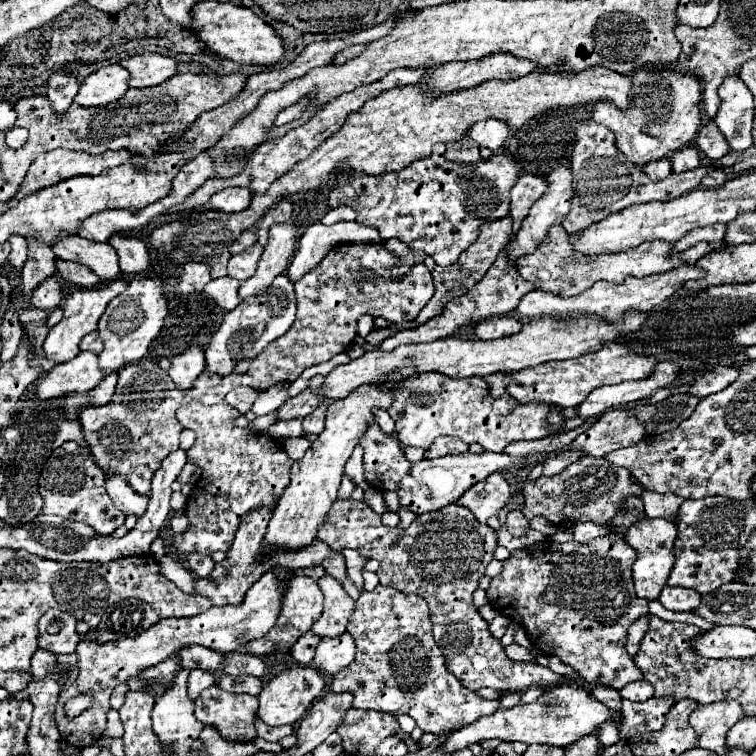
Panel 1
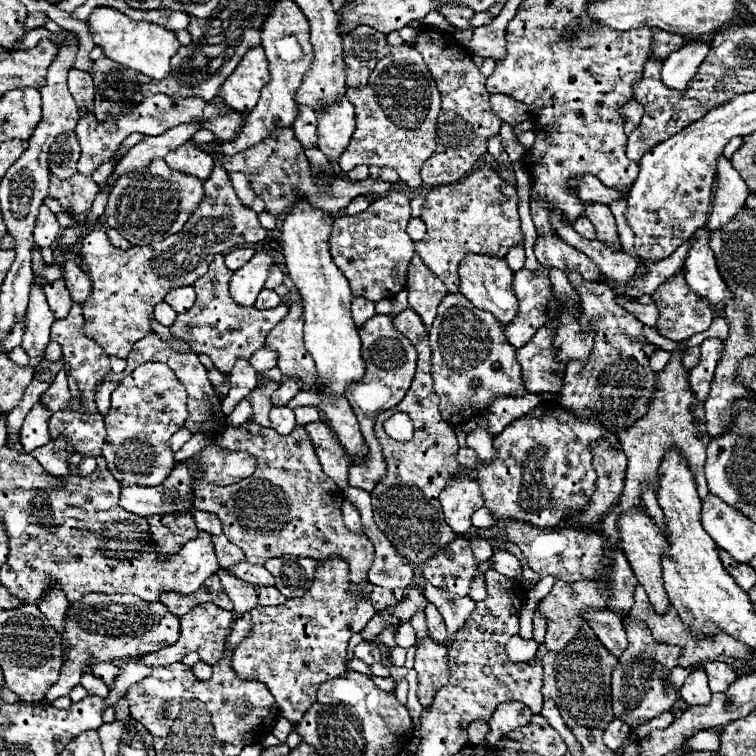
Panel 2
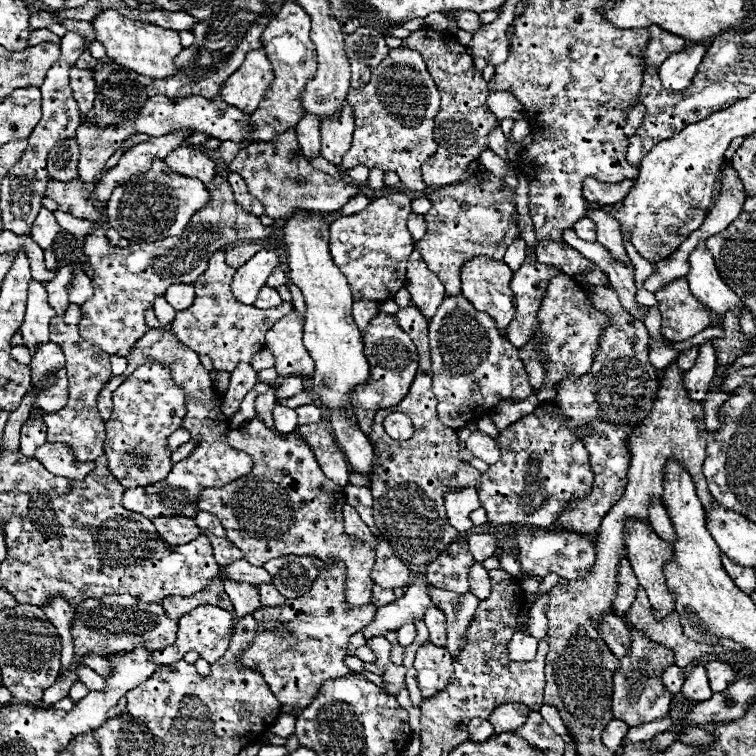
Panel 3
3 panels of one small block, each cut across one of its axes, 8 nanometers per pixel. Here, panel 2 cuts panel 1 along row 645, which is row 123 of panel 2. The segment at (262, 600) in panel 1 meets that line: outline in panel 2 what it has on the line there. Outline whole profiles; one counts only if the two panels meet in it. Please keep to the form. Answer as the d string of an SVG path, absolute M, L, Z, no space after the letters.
M162 94L148 96L134 110L120 114L116 118L108 118L104 122L98 122L94 116L82 116L76 128L76 136L82 148L82 154L78 160L78 172L90 178L106 160L110 160L110 156L120 148L124 138L128 138L134 132L140 132L146 136L160 136L162 132L170 128L176 128L180 124L192 124L192 122L198 122L202 130L210 130L216 136L216 140L232 142L238 138L246 118L238 110L228 108L224 102L206 102L202 98L170 98Z

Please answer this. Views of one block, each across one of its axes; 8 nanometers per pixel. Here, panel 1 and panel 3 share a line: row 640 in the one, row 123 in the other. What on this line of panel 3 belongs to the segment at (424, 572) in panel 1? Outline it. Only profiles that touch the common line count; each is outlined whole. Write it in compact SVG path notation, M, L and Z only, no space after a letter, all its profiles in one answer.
M416 30L402 40L402 46L422 54L442 96L440 112L436 114L438 150L422 164L422 178L430 188L448 186L450 182L458 182L466 176L468 166L486 150L488 134L498 128L500 120L486 104L490 90L486 88L482 72L472 64L472 56L466 52L466 46L460 46L454 36L434 30Z

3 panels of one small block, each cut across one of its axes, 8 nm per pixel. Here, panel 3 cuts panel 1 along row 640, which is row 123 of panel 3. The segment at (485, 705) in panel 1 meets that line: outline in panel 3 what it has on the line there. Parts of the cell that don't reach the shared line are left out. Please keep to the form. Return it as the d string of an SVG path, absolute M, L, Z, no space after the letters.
M406 46L392 48L364 88L350 88L348 102L354 108L356 128L352 146L346 156L342 156L342 170L356 166L392 170L408 190L422 192L426 184L420 176L420 166L438 148L434 140L434 118L440 110L440 92L422 56Z

